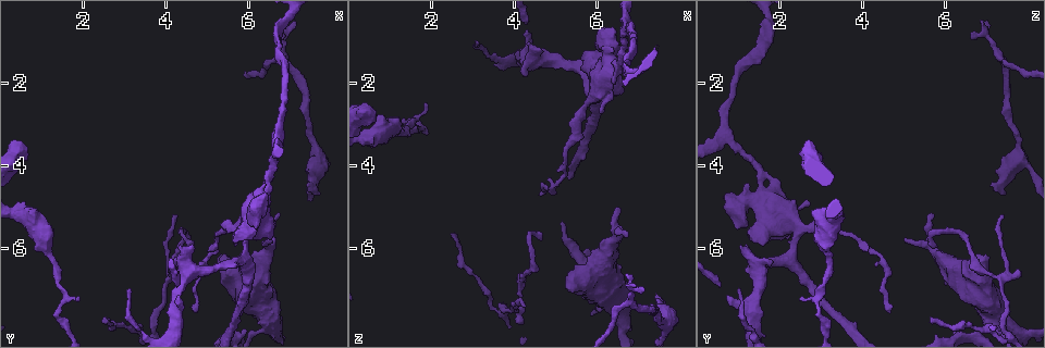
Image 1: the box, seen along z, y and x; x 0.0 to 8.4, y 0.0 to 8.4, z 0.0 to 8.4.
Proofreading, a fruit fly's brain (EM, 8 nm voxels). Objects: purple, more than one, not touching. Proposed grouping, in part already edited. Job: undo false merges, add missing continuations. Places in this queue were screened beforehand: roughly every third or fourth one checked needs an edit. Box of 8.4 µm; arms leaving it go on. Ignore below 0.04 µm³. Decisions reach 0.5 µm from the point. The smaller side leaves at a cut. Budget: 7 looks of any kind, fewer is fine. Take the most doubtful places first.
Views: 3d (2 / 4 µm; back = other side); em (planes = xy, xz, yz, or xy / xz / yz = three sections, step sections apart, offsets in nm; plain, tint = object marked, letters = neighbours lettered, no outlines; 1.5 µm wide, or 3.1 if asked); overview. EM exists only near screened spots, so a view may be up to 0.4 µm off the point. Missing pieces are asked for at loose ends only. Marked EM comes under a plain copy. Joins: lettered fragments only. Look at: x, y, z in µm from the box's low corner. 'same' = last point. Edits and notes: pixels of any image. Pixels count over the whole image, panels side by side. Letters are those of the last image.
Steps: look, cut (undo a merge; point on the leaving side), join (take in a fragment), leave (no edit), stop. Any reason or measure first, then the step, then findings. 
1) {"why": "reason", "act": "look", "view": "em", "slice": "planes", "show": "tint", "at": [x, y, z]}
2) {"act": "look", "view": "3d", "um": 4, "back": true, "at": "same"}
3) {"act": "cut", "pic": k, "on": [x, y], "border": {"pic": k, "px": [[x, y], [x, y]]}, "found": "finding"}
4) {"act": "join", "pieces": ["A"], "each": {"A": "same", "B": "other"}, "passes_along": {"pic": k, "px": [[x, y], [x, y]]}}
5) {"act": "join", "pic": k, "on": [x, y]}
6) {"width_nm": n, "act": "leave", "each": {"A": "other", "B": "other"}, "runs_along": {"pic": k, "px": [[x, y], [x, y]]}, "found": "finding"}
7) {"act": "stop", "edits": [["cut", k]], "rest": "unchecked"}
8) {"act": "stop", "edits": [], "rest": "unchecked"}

{"why": "an open end", "act": "look", "view": "3d", "um": 2, "back": true, "at": [4.25, 6.30, 1.90]}

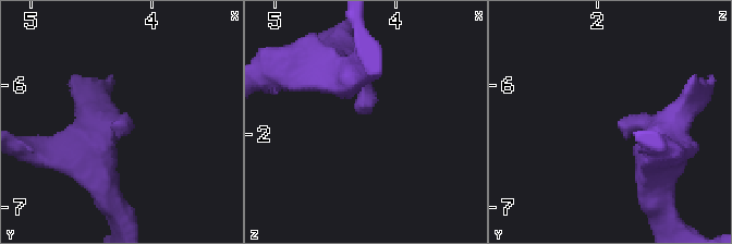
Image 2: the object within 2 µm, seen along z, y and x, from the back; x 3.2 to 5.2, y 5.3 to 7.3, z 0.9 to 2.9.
{"act": "look", "view": "em", "slice": "xy", "step": 8, "show": "letters", "at": [4.28, 6.32, 1.84]}

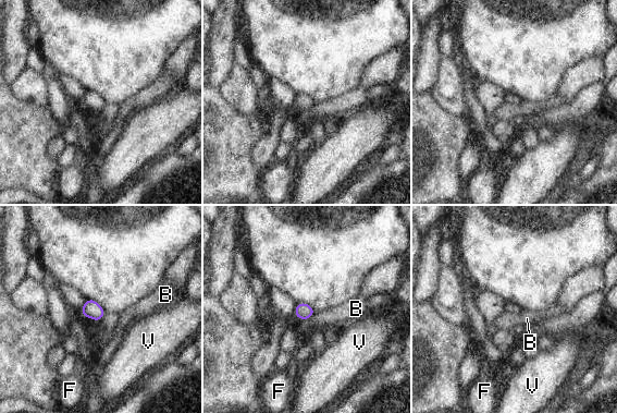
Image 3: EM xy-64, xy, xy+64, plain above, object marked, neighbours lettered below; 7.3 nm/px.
{"act": "look", "view": "em", "slice": "planes", "show": "letters", "at": "same"}

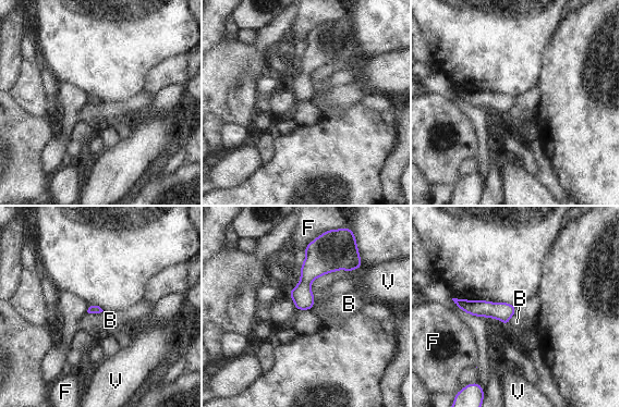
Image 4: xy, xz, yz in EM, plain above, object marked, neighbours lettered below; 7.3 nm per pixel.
{"act": "leave", "each": {"B": "other", "F": "other", "V": "other"}, "found": "none of them fits"}

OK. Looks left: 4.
{"why": "free end", "act": "look", "view": "3d", "um": 4, "at": [6.75, 5.15, 5.70]}

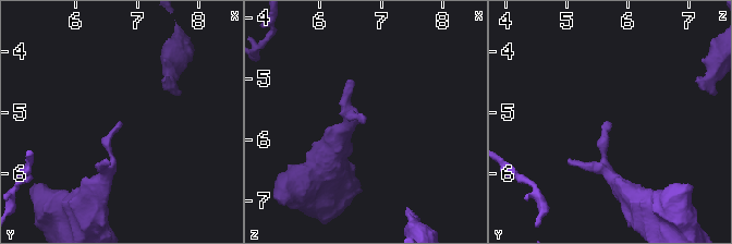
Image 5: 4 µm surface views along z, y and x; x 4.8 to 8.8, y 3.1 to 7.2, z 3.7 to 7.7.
{"act": "look", "view": "em", "slice": "xz", "step": 4, "show": "letters", "at": [6.75, 5.15, 5.65]}

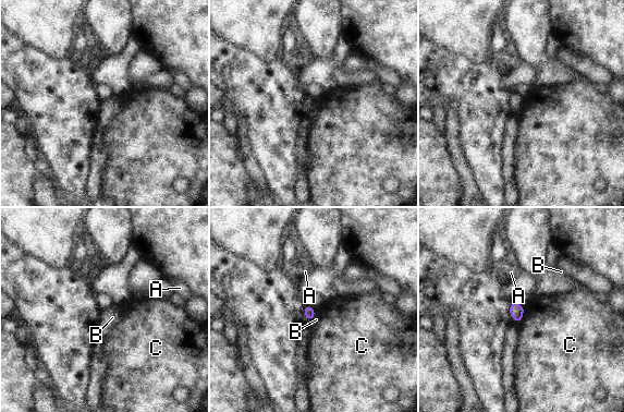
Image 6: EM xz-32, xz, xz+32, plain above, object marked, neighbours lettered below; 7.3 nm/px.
{"why": "cut it another way", "act": "look", "view": "em", "slice": "planes", "show": "letters", "at": "same"}

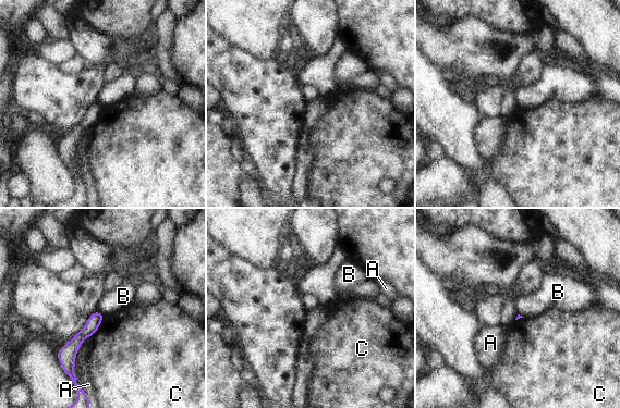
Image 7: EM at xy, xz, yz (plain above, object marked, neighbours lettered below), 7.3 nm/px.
{"act": "leave", "each": {"A": "other", "B": "other", "C": "other"}, "border": {"pic": 7, "px": [[100, 312], [105, 316]]}, "found": "none of them fits"}

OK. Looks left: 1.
{"why": "branch stops here", "act": "look", "view": "em", "slice": "planes", "show": "letters", "at": [6.05, 4.90, 2.70]}

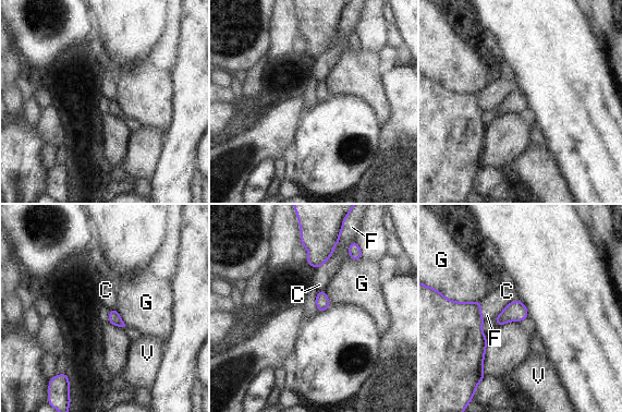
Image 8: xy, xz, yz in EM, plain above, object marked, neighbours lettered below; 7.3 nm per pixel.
{"act": "leave", "each": {"C": "other", "F": "other", "G": "other", "V": "other"}, "border": {"pic": 8, "px": [[519, 299], [512, 300], [503, 308]]}, "found": "no lettered fragment goes on from it"}

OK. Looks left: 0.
{"act": "stop", "edits": [], "rest": "unchecked"}

